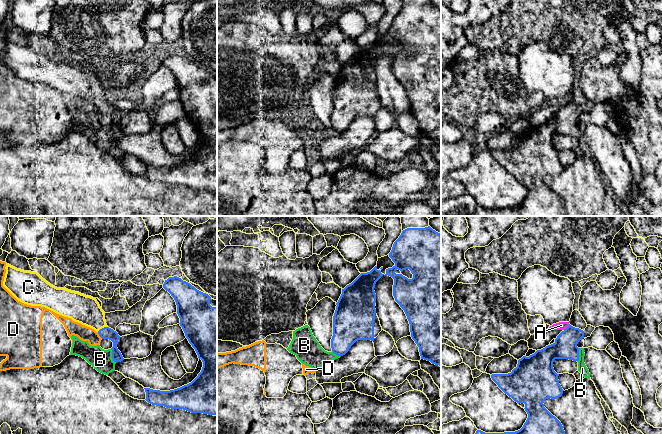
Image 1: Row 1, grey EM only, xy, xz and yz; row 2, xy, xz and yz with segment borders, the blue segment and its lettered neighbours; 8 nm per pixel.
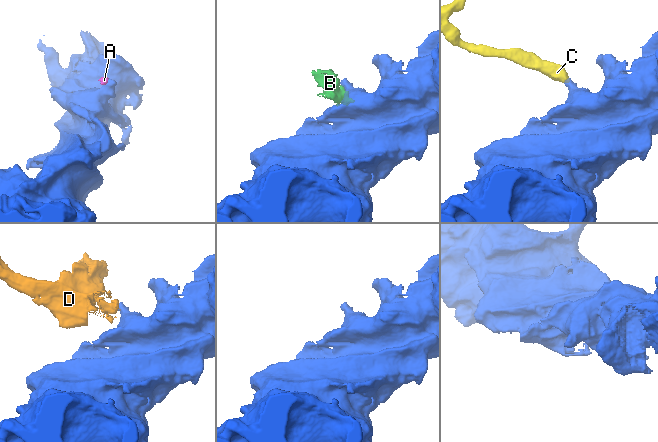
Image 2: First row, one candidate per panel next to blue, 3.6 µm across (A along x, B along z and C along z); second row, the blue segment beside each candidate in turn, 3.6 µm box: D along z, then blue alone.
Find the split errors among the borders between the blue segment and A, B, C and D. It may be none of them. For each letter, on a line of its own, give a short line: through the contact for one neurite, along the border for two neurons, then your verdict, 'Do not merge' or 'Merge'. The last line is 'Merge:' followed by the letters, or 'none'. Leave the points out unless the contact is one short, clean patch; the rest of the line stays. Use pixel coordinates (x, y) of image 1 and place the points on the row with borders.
A: Line: yz (569, 324), (564, 330). Do not merge
B: Line: xy (111, 348), (111, 357), (116, 362). Do not merge
C: Line: xy (105, 333), (102, 328), (83, 309). Merge
D: Line: xy (97, 332), (102, 338). Do not merge
Merge: C

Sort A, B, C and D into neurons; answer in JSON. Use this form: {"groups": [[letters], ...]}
{"groups": [["A", "B", "D"], ["C"]]}

